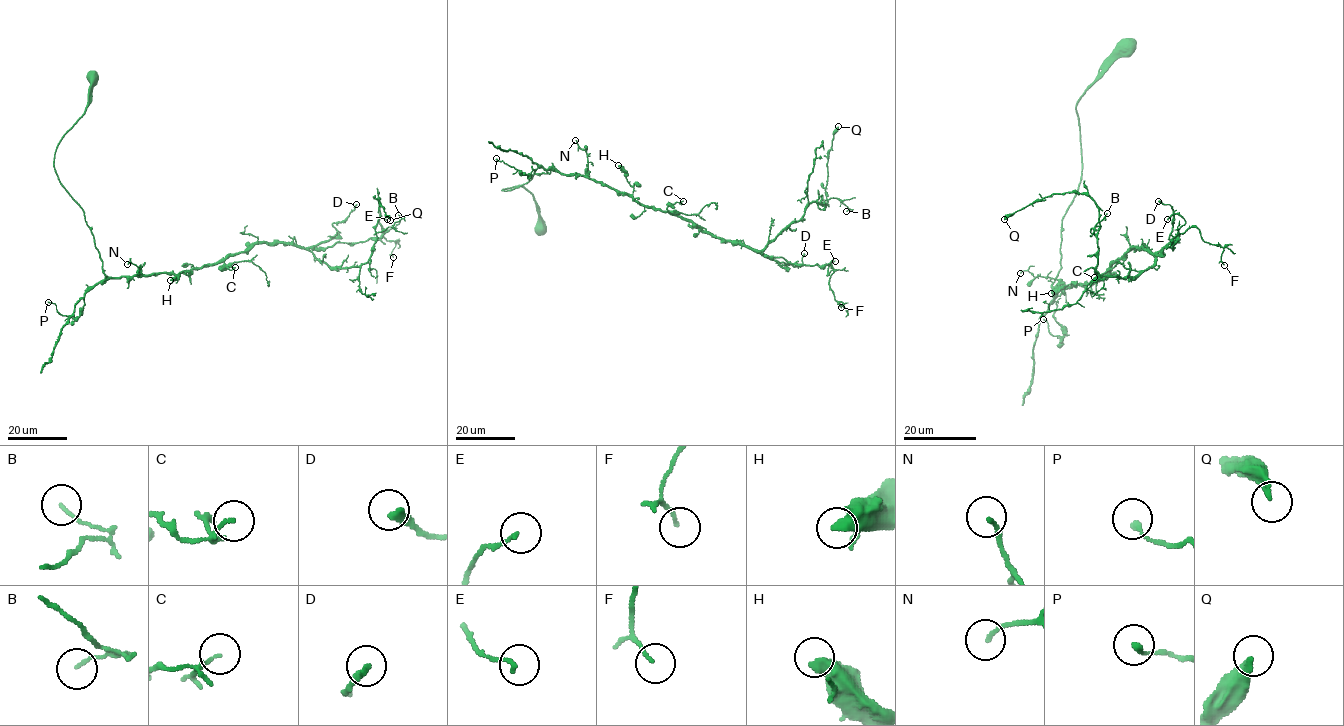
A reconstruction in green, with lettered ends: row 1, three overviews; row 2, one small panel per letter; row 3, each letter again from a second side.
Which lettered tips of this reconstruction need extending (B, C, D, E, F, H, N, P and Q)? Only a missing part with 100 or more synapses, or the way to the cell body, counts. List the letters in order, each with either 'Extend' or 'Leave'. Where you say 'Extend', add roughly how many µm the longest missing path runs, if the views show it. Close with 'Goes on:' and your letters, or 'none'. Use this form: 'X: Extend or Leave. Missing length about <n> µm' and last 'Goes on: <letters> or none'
B: Leave
C: Leave
D: Leave
E: Leave
F: Leave
H: Leave
N: Leave
P: Leave
Q: Leave
Goes on: none

